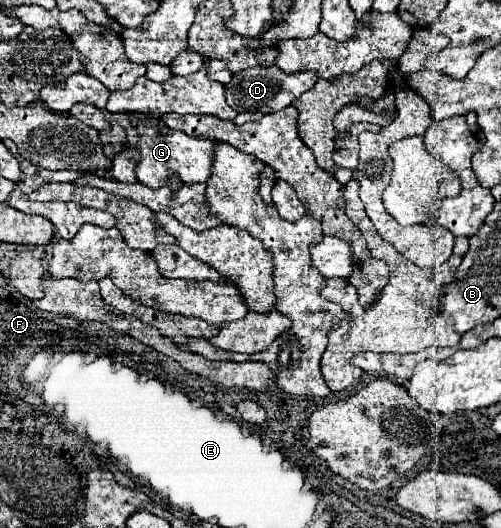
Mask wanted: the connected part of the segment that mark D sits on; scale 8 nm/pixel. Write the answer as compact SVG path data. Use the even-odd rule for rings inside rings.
M255 66L255 68L247 68L247 70L241 70L241 72L233 74L233 80L225 86L225 96L227 96L227 102L237 112L269 114L269 112L277 112L277 110L283 110L283 108L291 106L293 100L297 100L303 92L311 90L315 86L315 82L317 82L315 72L285 74L277 66L269 66L269 68Z

